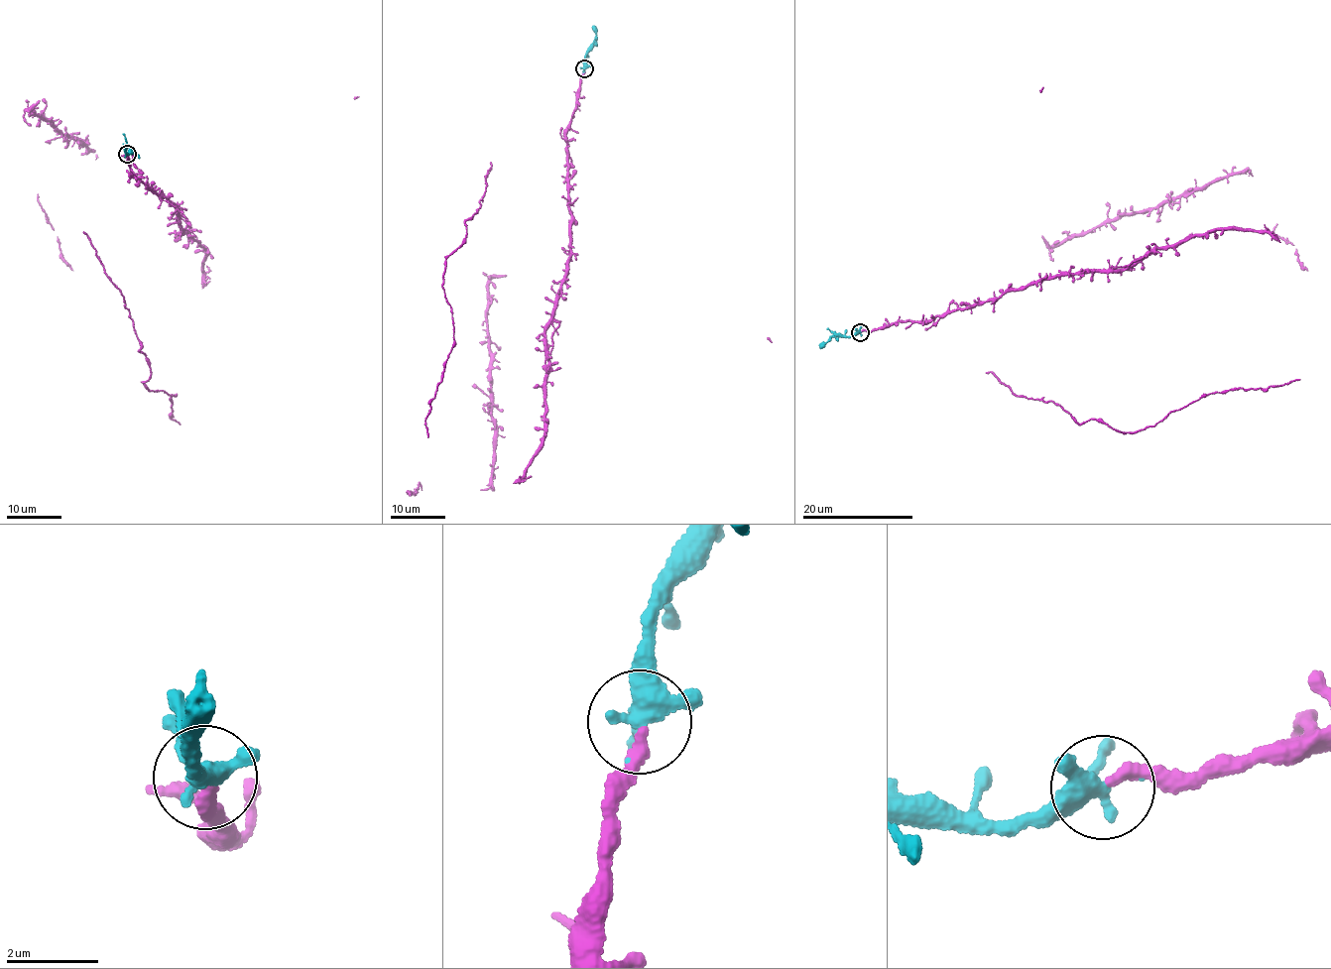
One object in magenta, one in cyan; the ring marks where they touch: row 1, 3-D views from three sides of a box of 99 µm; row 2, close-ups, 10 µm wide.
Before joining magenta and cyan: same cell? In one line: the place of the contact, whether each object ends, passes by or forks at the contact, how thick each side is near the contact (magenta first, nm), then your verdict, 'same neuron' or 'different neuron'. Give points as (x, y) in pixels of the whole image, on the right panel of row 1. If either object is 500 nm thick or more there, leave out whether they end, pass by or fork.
(860, 332) | magenta ends | cyan forks | 260/320 nm | same neuron

